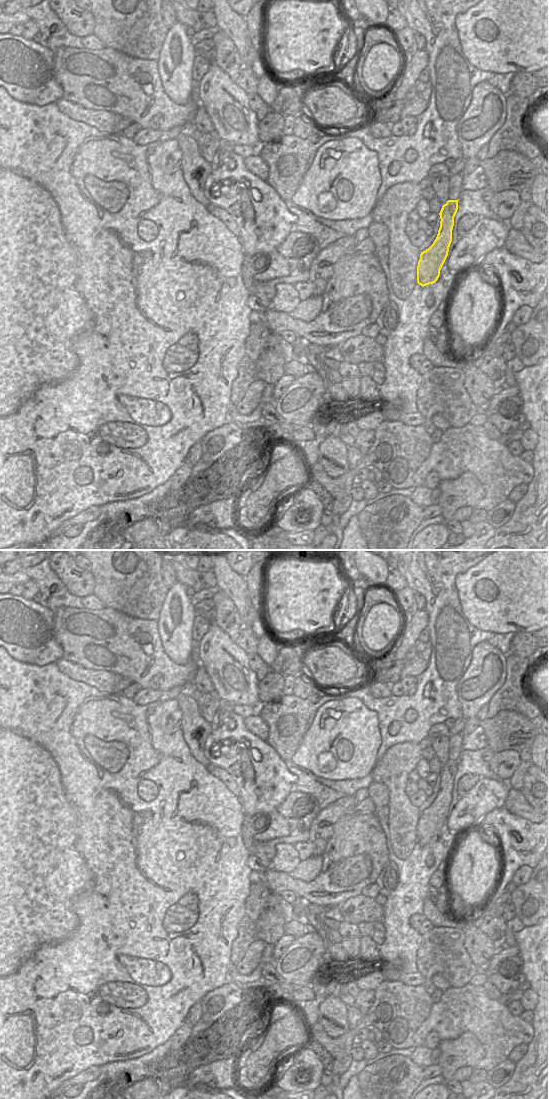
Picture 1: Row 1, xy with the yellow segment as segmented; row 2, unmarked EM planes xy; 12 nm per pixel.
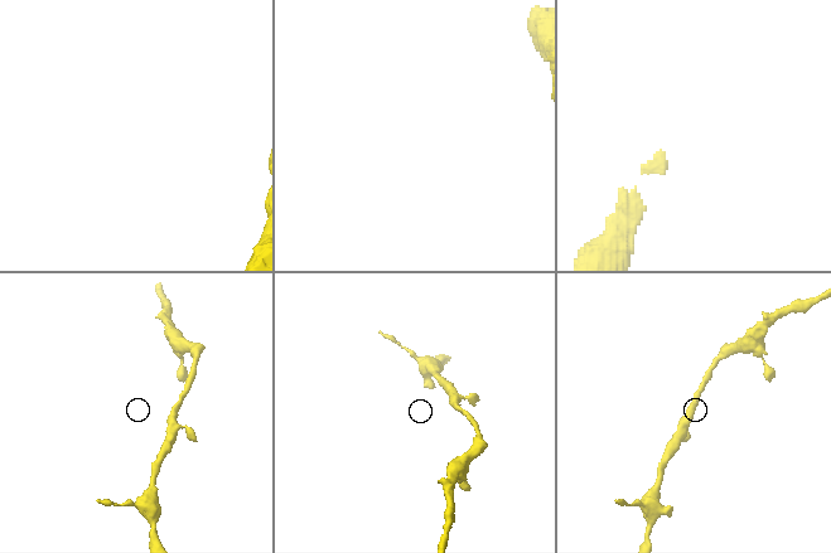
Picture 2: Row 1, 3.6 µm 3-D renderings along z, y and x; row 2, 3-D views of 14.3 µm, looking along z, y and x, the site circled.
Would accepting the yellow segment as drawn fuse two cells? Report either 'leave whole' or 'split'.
leave whole

